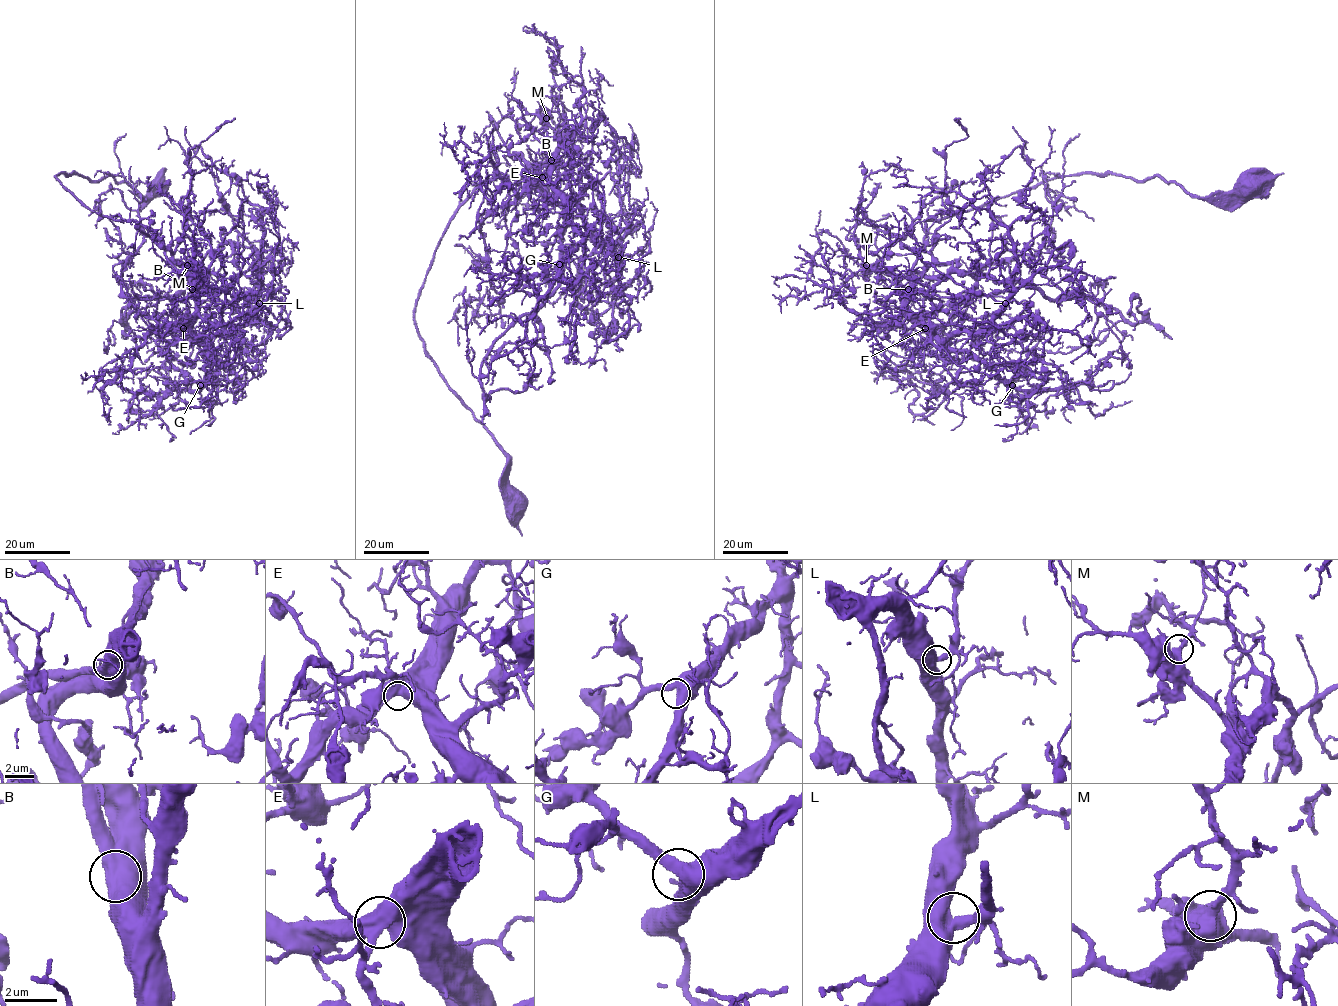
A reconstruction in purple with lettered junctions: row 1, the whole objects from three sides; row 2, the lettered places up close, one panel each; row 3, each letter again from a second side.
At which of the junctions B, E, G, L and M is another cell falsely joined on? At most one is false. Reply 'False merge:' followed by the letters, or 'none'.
False merge: none

